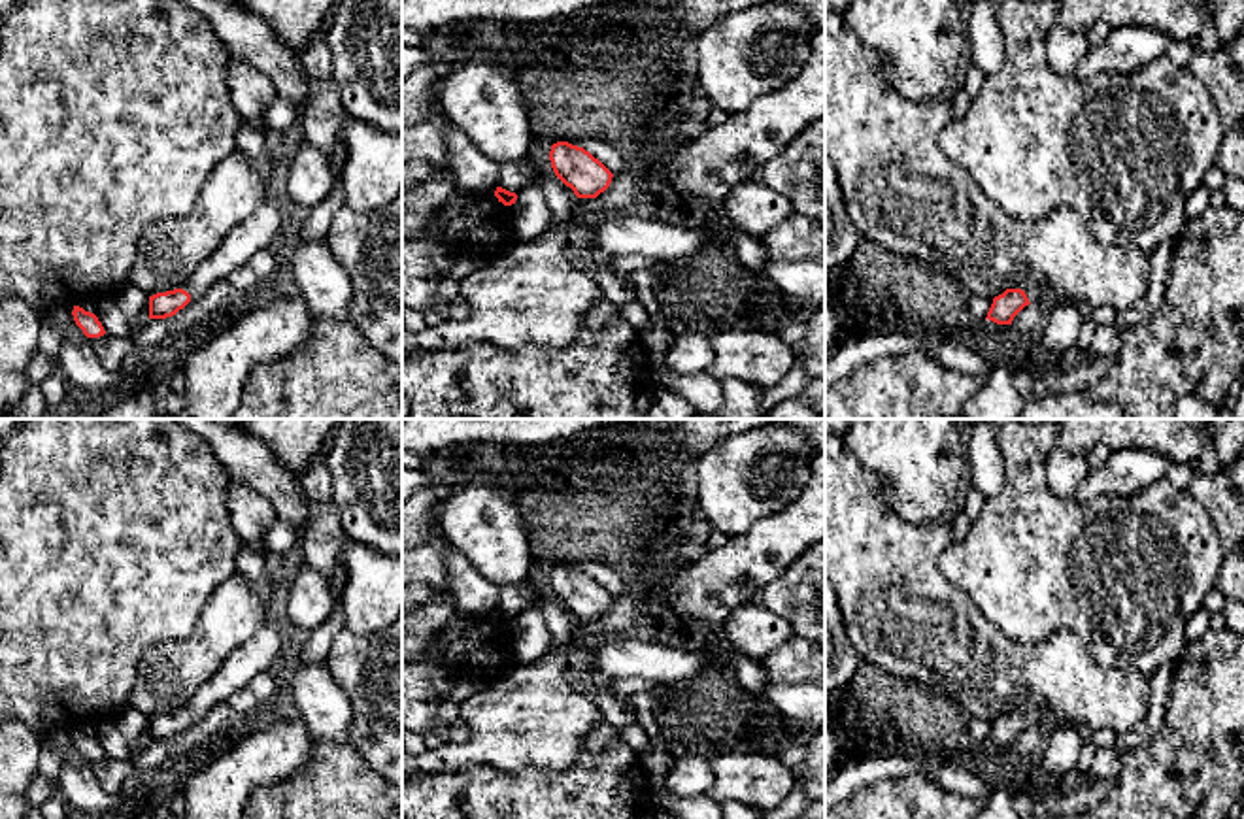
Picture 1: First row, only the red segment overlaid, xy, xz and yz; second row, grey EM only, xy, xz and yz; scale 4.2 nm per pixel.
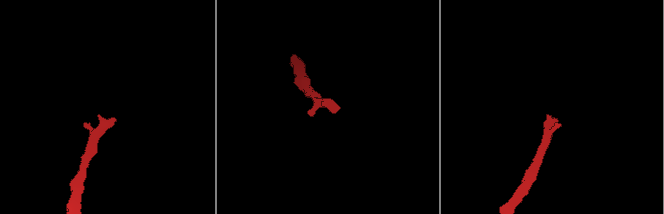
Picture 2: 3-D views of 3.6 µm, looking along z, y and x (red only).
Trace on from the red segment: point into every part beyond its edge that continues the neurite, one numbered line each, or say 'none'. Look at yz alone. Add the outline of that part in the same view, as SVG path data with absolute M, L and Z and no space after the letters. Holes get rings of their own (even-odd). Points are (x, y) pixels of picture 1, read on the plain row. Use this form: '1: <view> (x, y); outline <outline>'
1: yz (1035, 718); outline M1044 708L1029 710L1029 711L1023 711L1023 713L1025 713L1031 727L1042 727L1042 723L1046 719Z

